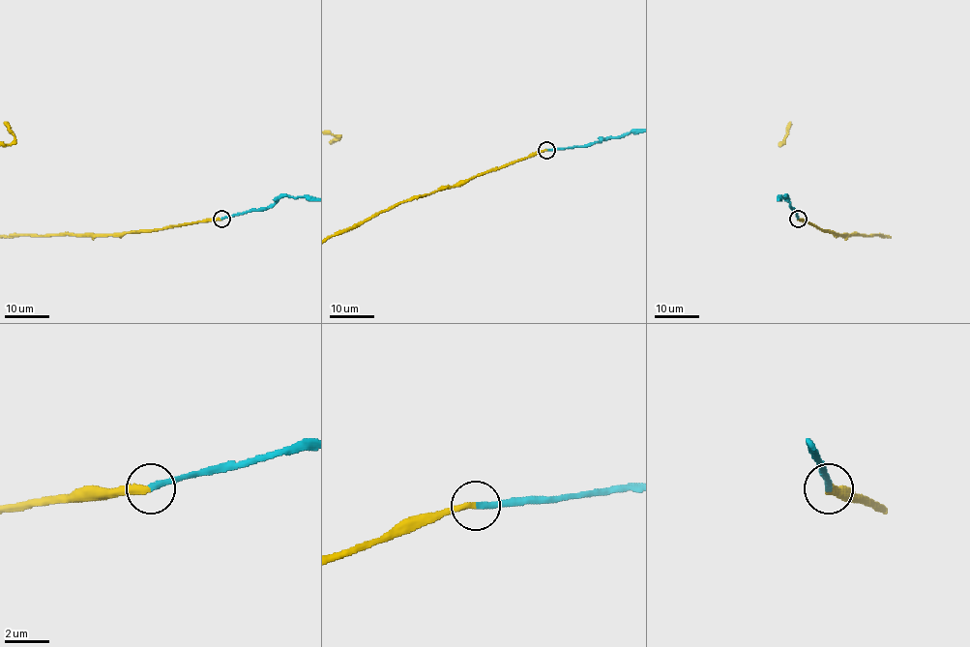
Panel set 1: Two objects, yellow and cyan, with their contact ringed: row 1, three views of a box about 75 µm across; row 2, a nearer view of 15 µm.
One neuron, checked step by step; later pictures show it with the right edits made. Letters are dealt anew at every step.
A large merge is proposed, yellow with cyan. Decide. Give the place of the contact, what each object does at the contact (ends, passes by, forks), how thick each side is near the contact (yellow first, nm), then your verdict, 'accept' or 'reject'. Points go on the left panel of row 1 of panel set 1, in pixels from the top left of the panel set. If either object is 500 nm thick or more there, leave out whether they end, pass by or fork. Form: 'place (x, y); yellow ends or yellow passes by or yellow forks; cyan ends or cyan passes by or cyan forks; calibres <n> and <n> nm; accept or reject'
place (221, 219); yellow ends; cyan ends; calibres 280 and 280 nm; accept

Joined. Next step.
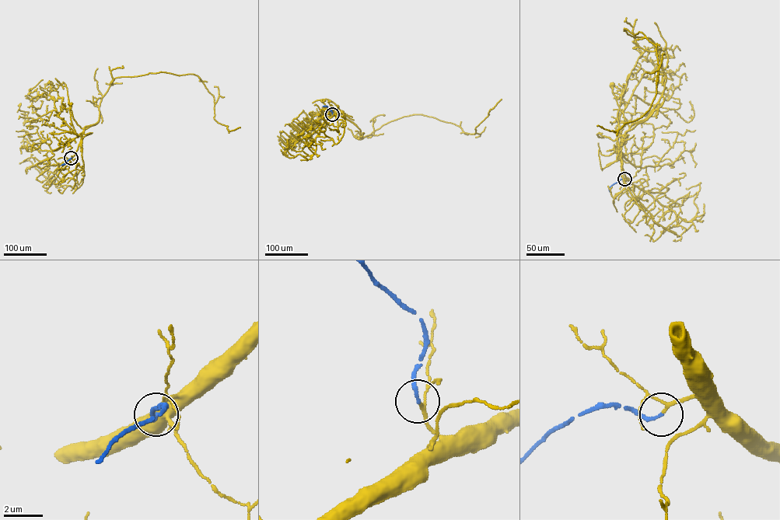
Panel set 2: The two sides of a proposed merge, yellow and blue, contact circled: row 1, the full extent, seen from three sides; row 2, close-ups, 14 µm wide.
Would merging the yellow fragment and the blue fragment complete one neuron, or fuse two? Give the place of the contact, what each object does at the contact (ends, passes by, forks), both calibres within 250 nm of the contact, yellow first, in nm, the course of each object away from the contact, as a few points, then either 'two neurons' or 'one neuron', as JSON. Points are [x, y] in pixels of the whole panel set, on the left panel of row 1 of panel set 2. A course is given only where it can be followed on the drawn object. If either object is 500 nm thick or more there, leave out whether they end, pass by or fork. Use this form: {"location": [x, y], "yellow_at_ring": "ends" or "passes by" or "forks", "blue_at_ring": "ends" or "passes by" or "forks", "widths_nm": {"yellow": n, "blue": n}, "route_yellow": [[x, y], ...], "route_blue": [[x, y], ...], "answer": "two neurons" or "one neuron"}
{"location": [71, 158], "yellow_at_ring": "passes by", "blue_at_ring": "ends", "widths_nm": {"yellow": 150, "blue": 180}, "route_yellow": [[71, 158], [78, 148], [83, 129], [74, 120], [71, 103]], "route_blue": [[71, 158], [61, 165]], "answer": "one neuron"}

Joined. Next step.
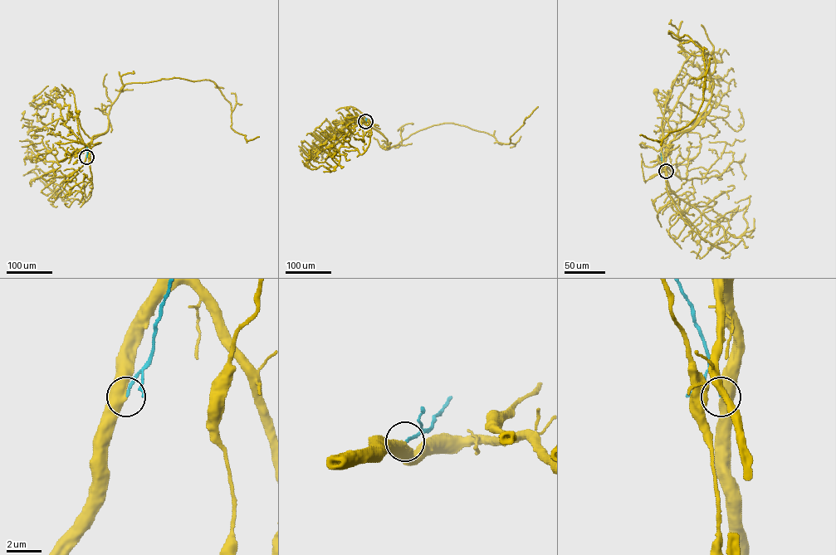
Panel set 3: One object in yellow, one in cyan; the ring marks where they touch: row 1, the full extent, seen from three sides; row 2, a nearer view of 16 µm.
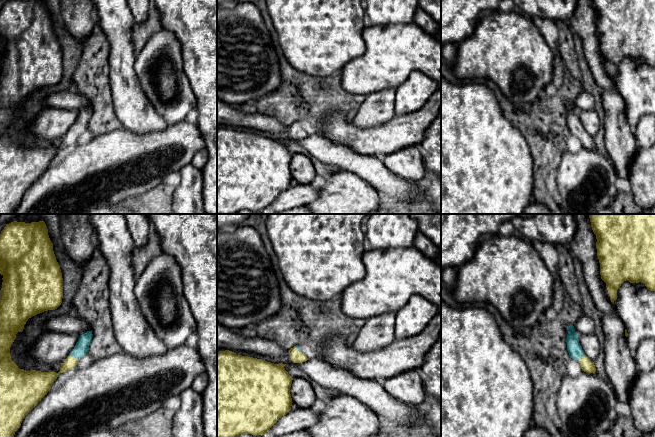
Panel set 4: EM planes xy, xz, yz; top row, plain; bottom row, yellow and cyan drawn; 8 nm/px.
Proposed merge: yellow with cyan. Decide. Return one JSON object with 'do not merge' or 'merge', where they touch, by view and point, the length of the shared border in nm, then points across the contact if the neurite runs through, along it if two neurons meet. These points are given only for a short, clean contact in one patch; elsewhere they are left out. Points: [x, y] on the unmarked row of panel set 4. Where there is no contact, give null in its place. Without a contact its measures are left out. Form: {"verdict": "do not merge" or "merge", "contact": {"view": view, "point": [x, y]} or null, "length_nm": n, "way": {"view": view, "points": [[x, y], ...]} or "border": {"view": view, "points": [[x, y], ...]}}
{"verdict": "merge", "contact": {"view": "xy", "point": [74, 134]}, "length_nm": 100, "way": {"view": "xy", "points": [[70, 138], [74, 134], [81, 124]]}}

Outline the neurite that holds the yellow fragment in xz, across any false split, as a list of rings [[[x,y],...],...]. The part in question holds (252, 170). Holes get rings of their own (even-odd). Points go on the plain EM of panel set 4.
[[[229,126],[217,128],[217,214],[238,214],[242,210],[266,211],[277,196],[291,186],[293,154],[285,146],[285,141],[237,131]]]

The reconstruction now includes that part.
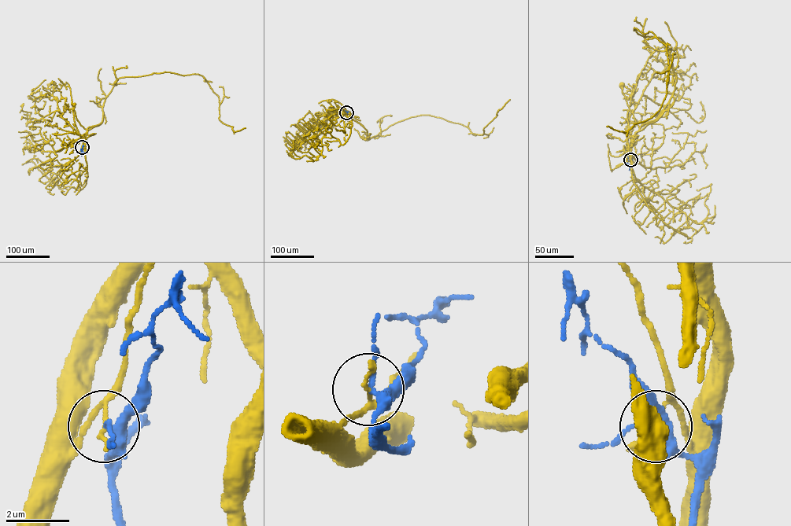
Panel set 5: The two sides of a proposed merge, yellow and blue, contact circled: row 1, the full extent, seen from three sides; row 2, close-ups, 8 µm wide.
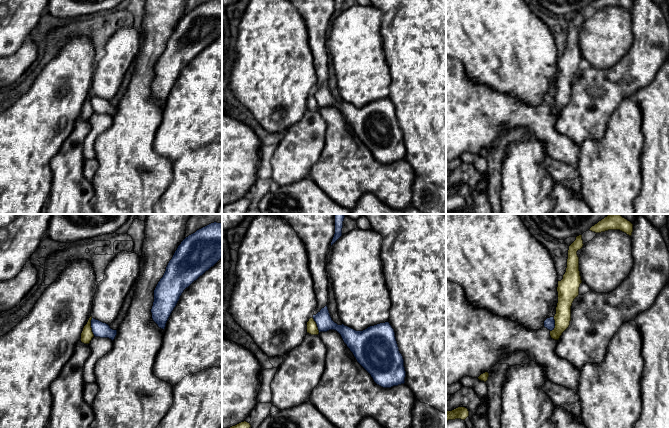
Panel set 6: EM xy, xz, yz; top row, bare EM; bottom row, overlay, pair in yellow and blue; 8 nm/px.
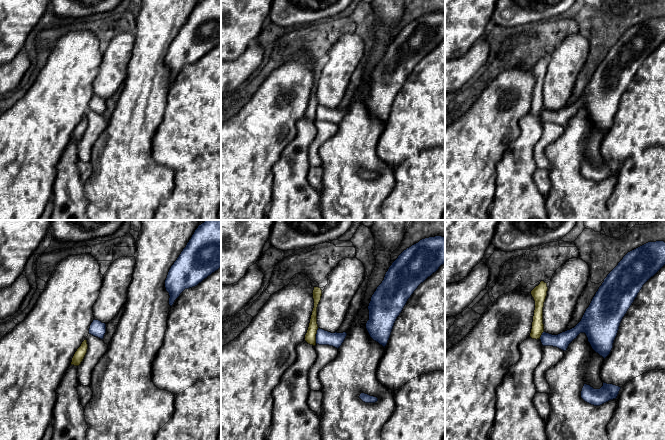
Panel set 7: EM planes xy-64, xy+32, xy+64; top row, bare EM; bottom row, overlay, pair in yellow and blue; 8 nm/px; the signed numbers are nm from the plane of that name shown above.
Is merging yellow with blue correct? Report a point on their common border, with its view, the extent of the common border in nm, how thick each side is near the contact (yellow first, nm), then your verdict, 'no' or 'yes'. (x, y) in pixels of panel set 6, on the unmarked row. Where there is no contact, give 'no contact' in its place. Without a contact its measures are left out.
xy (90, 103) | 150 nm | 100/120 nm | no

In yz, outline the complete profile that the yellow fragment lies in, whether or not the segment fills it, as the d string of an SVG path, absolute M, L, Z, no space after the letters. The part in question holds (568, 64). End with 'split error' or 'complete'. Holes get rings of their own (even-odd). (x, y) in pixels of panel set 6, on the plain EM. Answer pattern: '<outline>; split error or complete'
M579 11L569 22L566 48L563 55L558 57L558 79L554 92L555 104L550 107L550 112L554 116L559 116L562 109L570 101L571 82L579 71L579 63L582 59L577 27L582 25L583 21L582 11Z; complete

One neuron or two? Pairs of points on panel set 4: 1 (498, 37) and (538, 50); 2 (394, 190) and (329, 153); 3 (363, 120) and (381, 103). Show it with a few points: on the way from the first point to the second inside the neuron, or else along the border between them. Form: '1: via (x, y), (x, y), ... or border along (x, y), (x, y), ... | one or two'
1: via (508, 47), (528, 48) | one
2: via (378, 175), (370, 168), (345, 159) | one
3: via (367, 116), (377, 107) | one

